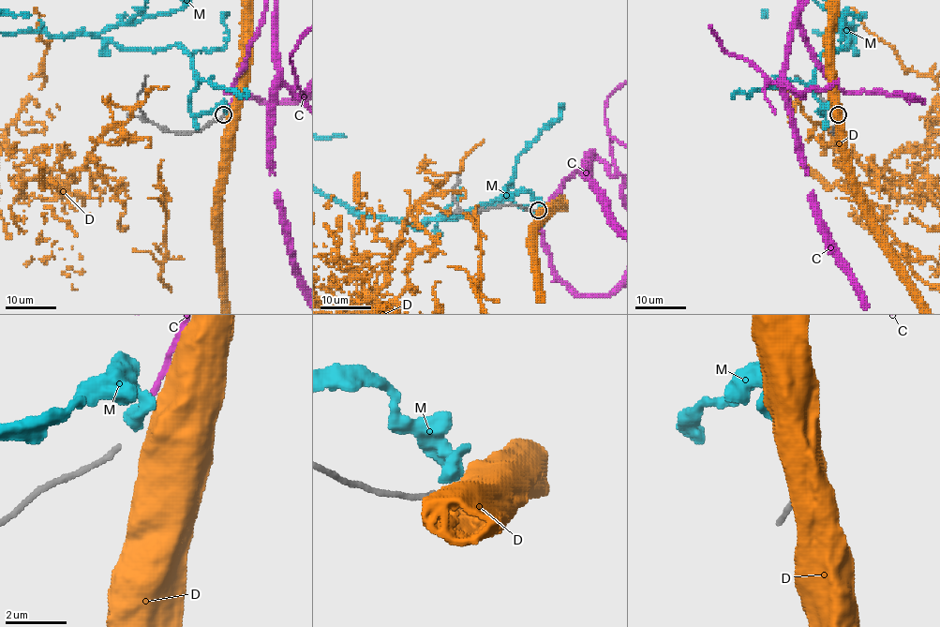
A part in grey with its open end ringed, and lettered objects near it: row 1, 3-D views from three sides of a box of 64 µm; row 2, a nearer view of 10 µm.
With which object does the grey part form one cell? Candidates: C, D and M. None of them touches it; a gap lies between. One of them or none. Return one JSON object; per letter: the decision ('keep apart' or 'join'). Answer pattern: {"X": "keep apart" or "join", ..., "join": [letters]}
{"C": "join", "D": "keep apart", "M": "keep apart", "join": ["C"]}

